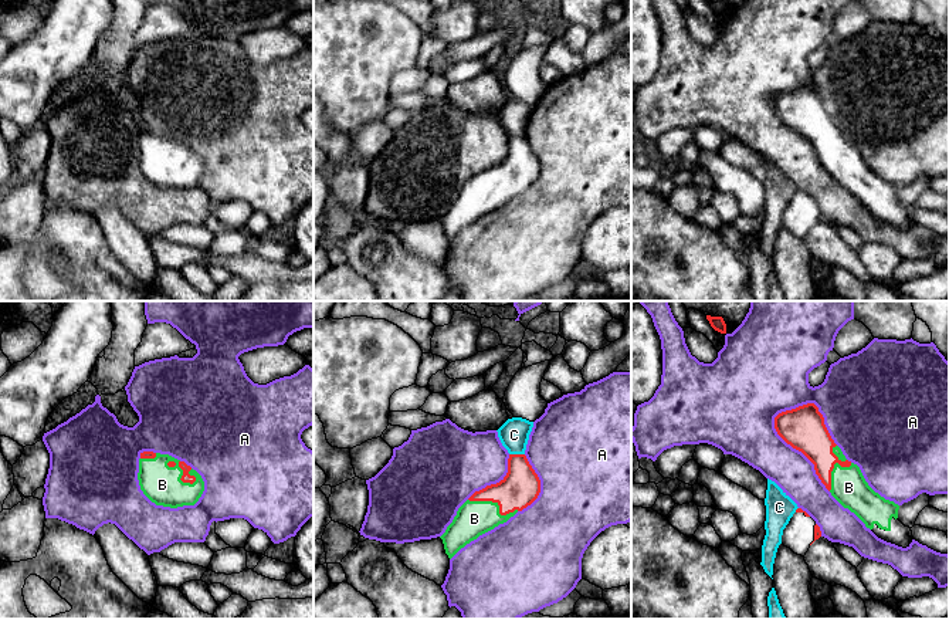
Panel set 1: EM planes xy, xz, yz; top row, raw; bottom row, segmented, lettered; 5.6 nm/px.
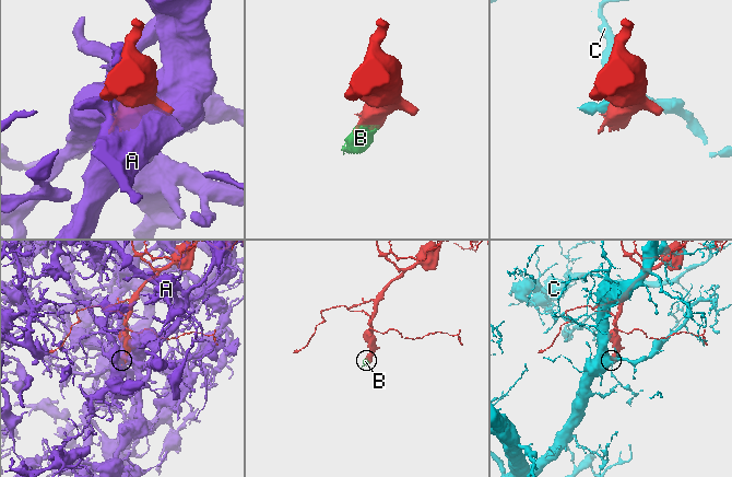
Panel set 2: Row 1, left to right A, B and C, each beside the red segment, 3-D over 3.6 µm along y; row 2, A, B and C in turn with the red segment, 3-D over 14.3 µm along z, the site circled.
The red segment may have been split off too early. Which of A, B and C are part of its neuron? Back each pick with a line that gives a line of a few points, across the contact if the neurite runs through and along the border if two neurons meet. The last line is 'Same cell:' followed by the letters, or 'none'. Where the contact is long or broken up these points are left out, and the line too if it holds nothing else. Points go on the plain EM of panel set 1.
Same cell: B

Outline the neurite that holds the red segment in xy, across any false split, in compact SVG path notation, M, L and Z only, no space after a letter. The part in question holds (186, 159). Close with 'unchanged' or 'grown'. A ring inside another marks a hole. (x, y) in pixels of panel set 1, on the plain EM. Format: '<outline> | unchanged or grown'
M140 135L138 162L143 176L156 187L194 187L204 173L201 158L169 136Z | grown

